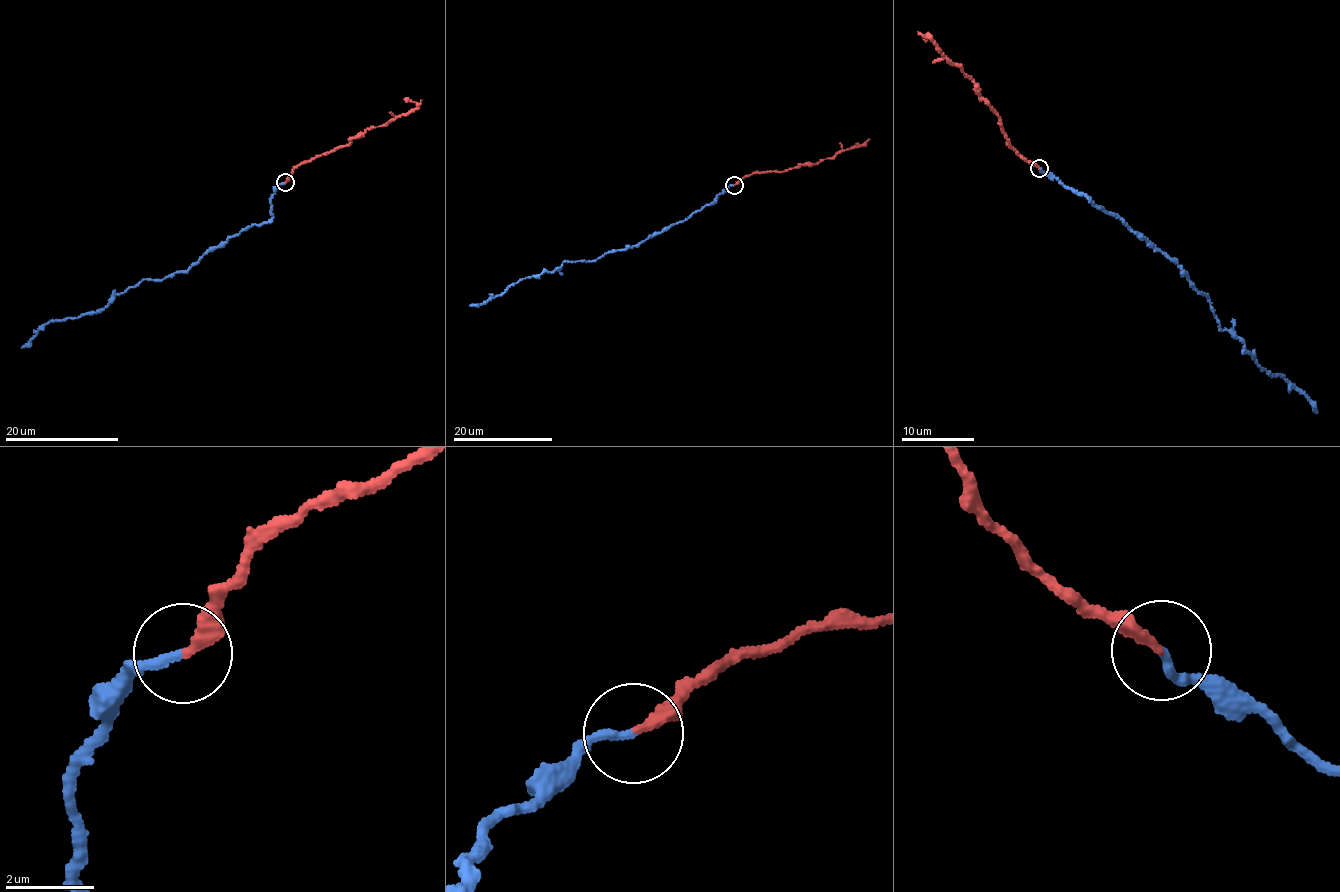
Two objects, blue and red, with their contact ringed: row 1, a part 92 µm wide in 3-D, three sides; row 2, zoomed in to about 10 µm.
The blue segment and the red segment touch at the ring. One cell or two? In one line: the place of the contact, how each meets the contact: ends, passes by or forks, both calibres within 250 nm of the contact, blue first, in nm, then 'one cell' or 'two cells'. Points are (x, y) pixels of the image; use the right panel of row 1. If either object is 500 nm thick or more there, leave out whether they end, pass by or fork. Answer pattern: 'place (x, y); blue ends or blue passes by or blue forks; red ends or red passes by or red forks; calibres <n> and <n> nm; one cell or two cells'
place (1039, 168); blue ends; red ends; calibres 220 and 260 nm; two cells

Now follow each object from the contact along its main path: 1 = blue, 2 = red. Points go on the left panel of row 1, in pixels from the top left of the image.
1: (284, 182), (270, 200), (271, 218), (206, 249), (187, 270), (142, 279), (104, 309), (42, 324), (21, 348)
2: (284, 182), (302, 163), (348, 146), (367, 128), (385, 126), (414, 111), (416, 103), (404, 98)

